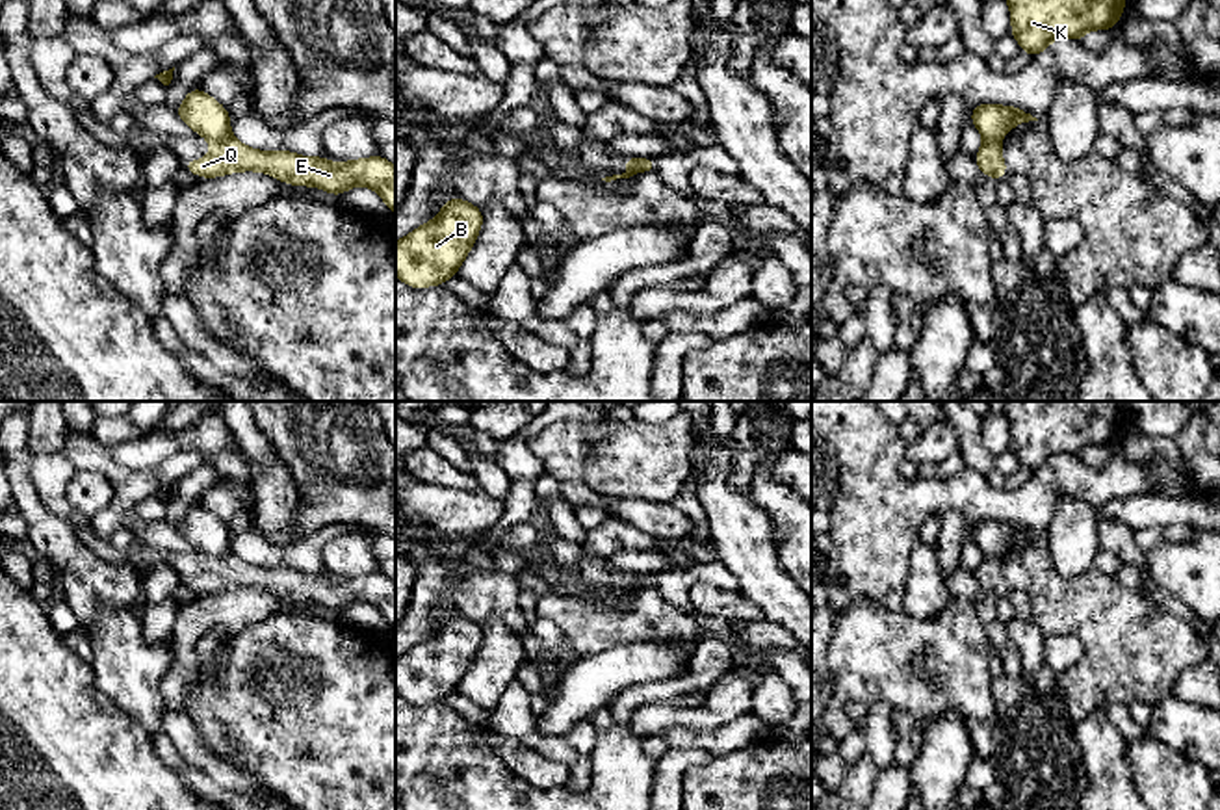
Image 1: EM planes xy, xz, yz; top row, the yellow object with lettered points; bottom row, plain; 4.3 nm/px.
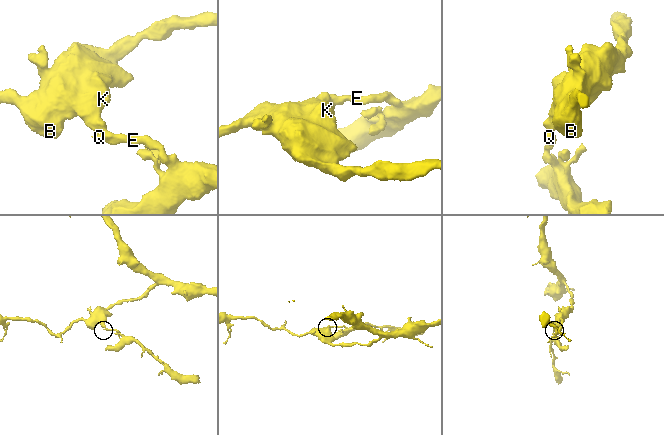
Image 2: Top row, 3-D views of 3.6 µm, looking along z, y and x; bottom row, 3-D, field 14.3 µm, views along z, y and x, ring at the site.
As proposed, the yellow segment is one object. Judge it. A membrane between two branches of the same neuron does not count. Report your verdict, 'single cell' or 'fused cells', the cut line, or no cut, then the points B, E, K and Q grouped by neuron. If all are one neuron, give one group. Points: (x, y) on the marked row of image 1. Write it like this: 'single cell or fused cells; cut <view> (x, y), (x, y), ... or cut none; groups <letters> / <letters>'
fused cells; cut xy (229, 134), (212, 142); groups B K / E Q

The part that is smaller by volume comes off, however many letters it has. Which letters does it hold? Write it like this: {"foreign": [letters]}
{"foreign": ["E", "Q"]}

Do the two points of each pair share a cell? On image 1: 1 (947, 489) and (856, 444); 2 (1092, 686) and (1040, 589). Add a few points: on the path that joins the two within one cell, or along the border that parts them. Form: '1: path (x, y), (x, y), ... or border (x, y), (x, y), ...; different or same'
1: path (925, 491), (903, 491), (879, 467); same
2: path (1092, 662), (1092, 640), (1064, 612); same

